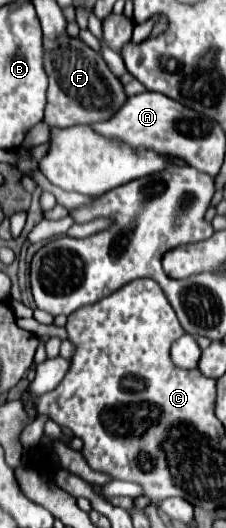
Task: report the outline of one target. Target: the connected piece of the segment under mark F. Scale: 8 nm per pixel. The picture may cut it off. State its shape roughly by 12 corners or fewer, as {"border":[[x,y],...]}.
{"border":[[45,42],[51,128],[103,122],[127,100],[101,54]]}

